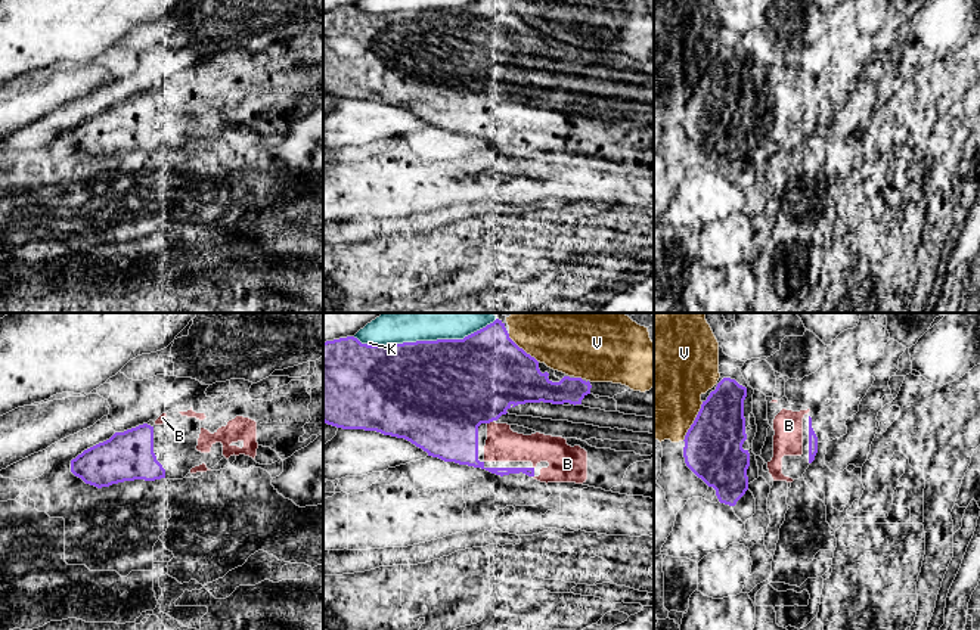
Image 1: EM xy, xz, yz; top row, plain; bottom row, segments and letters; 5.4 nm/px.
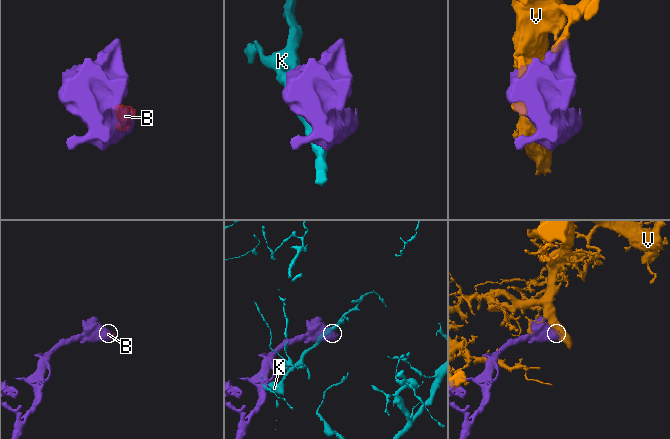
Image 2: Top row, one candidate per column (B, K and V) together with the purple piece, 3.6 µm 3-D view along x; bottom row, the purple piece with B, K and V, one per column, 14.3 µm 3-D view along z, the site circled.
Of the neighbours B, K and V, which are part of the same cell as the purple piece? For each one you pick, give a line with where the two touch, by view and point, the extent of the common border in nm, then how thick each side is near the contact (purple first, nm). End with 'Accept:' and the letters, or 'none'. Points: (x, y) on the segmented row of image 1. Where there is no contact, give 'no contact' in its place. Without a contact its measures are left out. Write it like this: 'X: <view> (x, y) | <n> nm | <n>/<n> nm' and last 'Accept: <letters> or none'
B: xz (489, 422) | 40 nm | 480/190 nm
Accept: B

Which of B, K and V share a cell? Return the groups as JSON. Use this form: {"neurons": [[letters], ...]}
{"neurons": [["B"], ["K"], ["V"]]}

